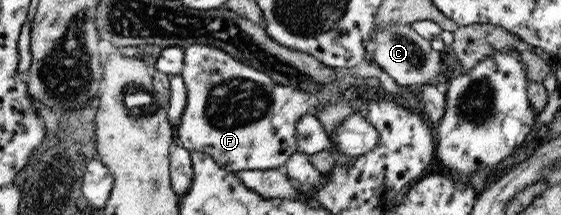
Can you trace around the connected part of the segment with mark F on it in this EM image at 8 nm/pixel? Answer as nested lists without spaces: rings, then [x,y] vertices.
[[[192,44],[191,46],[184,49],[184,63],[182,68],[182,74],[184,83],[187,87],[187,98],[186,98],[186,107],[184,108],[182,117],[178,122],[177,127],[177,138],[179,145],[190,152],[201,151],[209,156],[213,157],[213,160],[225,170],[233,171],[237,174],[240,170],[267,170],[271,168],[284,168],[288,158],[297,153],[297,135],[296,135],[296,124],[299,118],[304,114],[312,114],[316,116],[316,112],[323,106],[328,105],[329,103],[339,103],[337,96],[340,92],[338,89],[338,84],[336,82],[330,82],[326,84],[320,92],[305,92],[303,90],[298,90],[298,88],[293,88],[292,86],[282,86],[277,84],[272,78],[269,78],[269,75],[266,75],[264,72],[257,70],[251,66],[243,64],[241,61],[235,60],[232,56],[229,56],[226,52],[219,48],[213,46]]]

